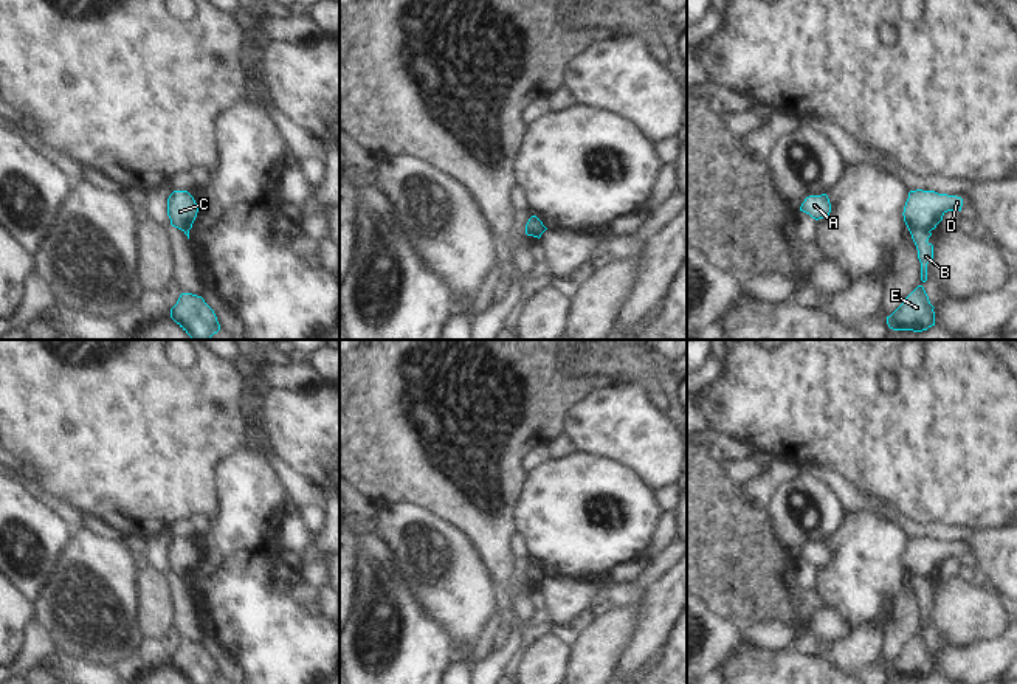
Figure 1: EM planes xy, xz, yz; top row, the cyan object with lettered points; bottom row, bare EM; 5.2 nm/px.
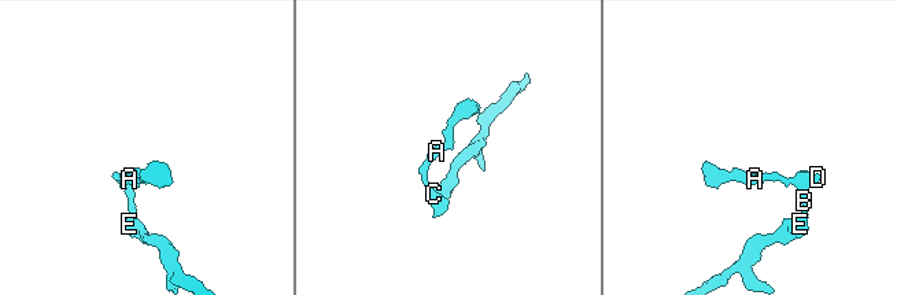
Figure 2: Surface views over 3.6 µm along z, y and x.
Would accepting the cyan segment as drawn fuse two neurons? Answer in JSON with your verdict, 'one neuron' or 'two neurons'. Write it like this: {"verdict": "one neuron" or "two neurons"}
{"verdict": "two neurons"}

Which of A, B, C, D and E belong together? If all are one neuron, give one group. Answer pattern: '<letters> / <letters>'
A C D / B E

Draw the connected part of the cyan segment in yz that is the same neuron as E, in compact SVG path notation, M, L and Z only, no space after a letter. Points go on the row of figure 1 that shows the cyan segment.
M918 285L902 304L887 316L893 330L922 332L935 326L935 312L922 285Z

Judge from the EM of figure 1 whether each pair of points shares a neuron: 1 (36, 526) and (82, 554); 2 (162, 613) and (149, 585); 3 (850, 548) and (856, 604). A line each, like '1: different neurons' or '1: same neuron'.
1: different neurons
2: same neuron
3: same neuron

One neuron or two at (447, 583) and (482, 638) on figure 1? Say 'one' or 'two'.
one

